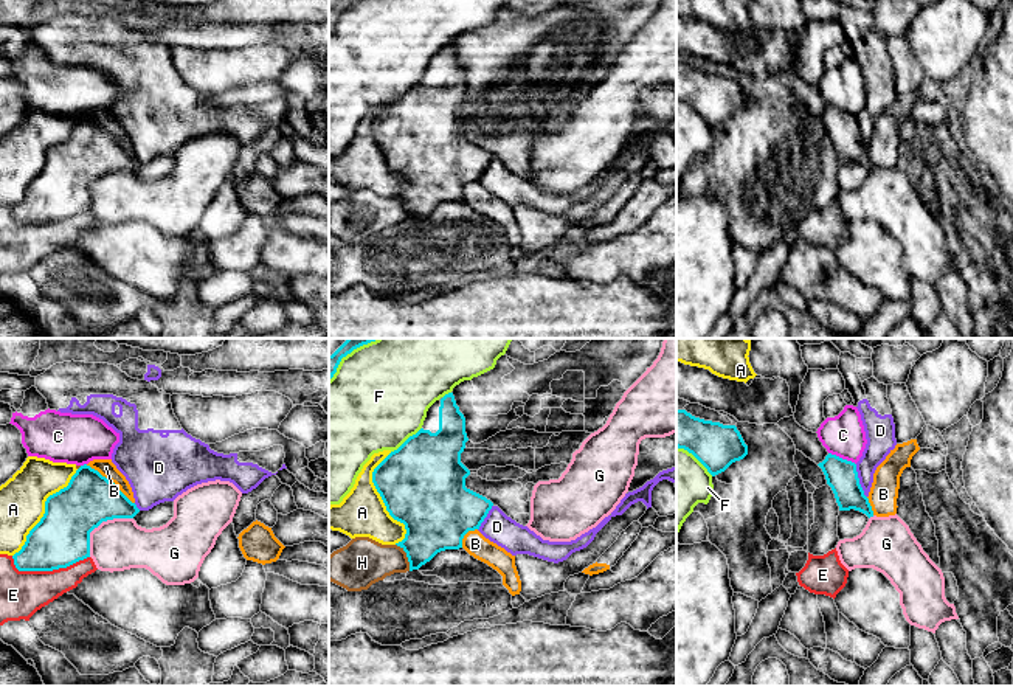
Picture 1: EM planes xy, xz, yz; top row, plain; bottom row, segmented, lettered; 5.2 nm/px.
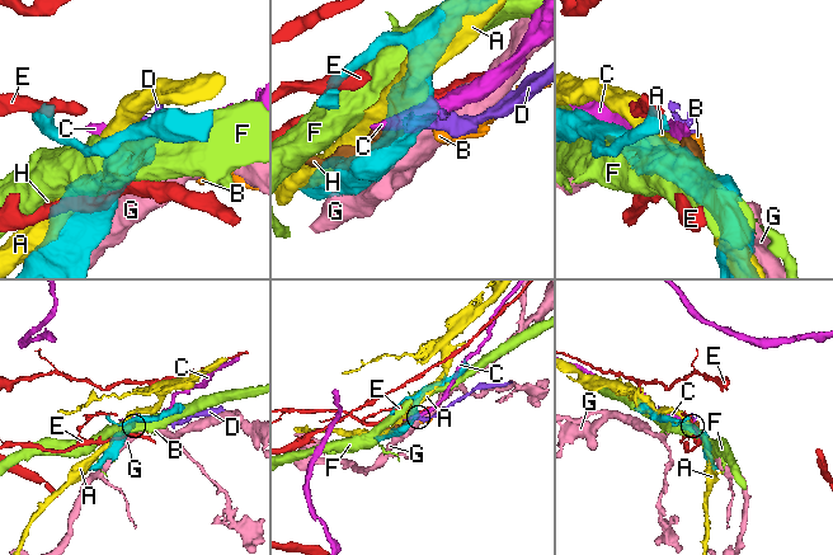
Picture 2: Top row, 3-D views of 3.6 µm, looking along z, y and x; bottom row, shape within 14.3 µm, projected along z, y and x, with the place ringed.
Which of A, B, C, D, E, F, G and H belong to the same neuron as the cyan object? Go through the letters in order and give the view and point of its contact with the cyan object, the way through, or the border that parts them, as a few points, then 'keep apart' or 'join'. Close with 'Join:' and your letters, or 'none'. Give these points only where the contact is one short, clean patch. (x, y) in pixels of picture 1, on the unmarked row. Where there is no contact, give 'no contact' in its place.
A: meets cyan in xz at (382, 151); keep apart
B: meets cyan in xy at (110, 134); border along xy (86, 117), (110, 132), (134, 155); keep apart
C: meets cyan in yz at (841, 110); keep apart
D: meets cyan in yz at (858, 134); border along yz (855, 117), (858, 135), (866, 149); keep apart
E: meets cyan in xy at (47, 222); keep apart
F: meets cyan in xz at (407, 92); keep apart
G: meets cyan in xy at (100, 176); keep apart
H: meets cyan in xz at (407, 208); keep apart
Join: none

